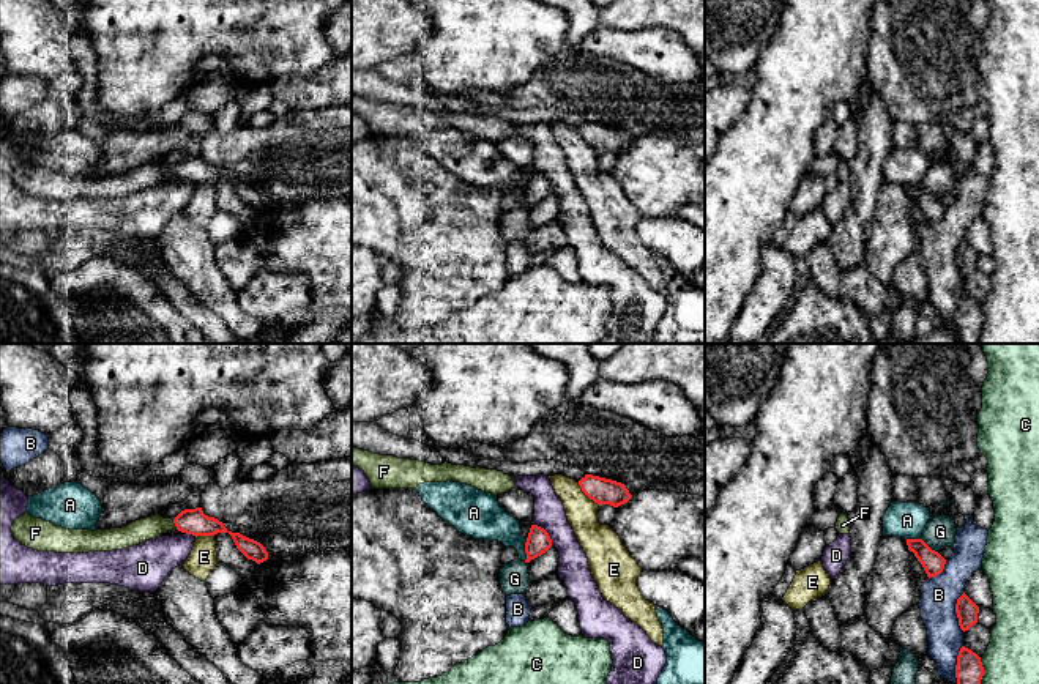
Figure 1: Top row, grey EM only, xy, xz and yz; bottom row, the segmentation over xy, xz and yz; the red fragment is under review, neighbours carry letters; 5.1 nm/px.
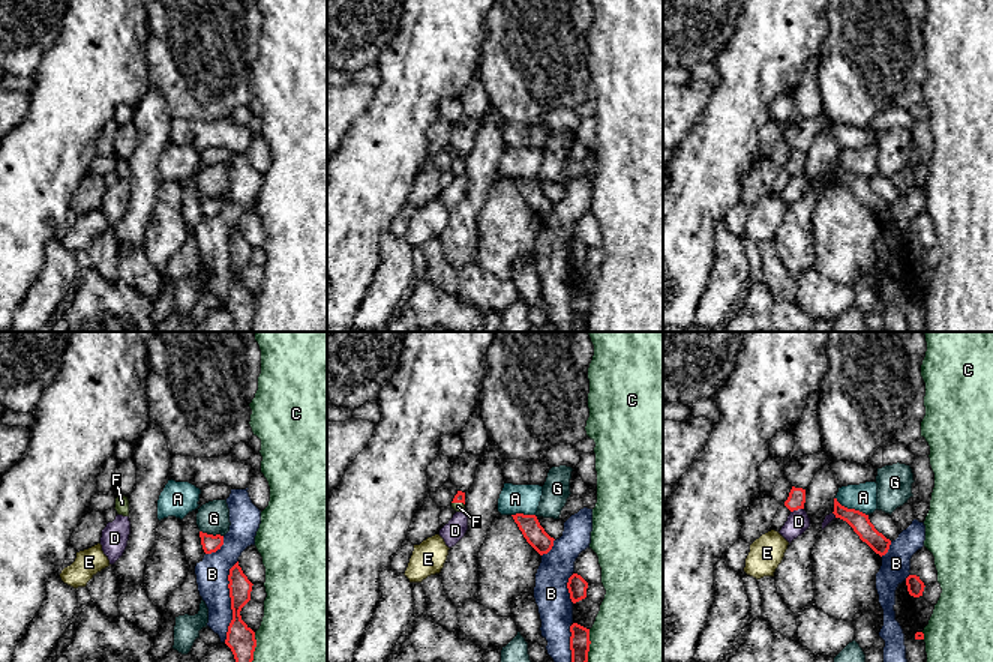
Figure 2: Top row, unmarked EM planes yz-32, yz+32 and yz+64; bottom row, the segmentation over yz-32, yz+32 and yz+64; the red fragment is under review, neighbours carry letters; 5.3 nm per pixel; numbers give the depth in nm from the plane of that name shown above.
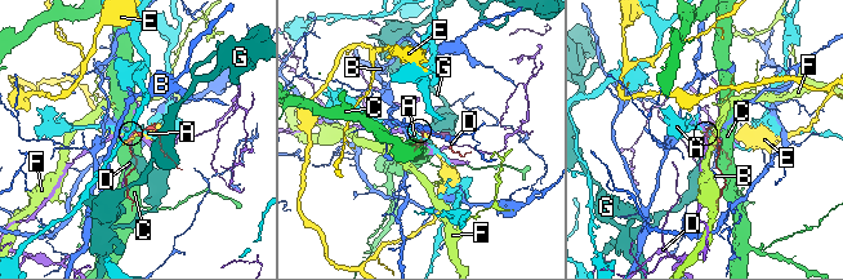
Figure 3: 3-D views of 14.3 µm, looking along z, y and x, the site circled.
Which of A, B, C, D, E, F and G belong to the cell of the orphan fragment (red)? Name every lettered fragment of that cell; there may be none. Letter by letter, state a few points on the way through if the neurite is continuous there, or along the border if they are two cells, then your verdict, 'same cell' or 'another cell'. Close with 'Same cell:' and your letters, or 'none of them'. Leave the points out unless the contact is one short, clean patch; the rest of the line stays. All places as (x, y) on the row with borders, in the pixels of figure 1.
A: border xz (527, 538), (524, 560); another cell
B: another cell
C: another cell
D: border xz (533, 524), (547, 533), (552, 544); another cell
E: border xz (577, 483), (599, 505); another cell
F: way xy (194, 522), (175, 525), (155, 525), (142, 530); same cell
G: another cell
Same cell: F

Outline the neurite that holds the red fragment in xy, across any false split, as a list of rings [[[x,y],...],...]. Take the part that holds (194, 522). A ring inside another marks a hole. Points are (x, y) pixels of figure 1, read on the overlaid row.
[[[202,507],[184,509],[173,520],[159,514],[136,520],[123,528],[66,530],[28,512],[13,522],[11,533],[22,545],[38,552],[88,553],[112,552],[156,539],[166,531],[178,530],[192,536],[229,533],[236,548],[257,564],[268,559],[266,548],[240,533],[229,531],[222,522],[203,514]]]

